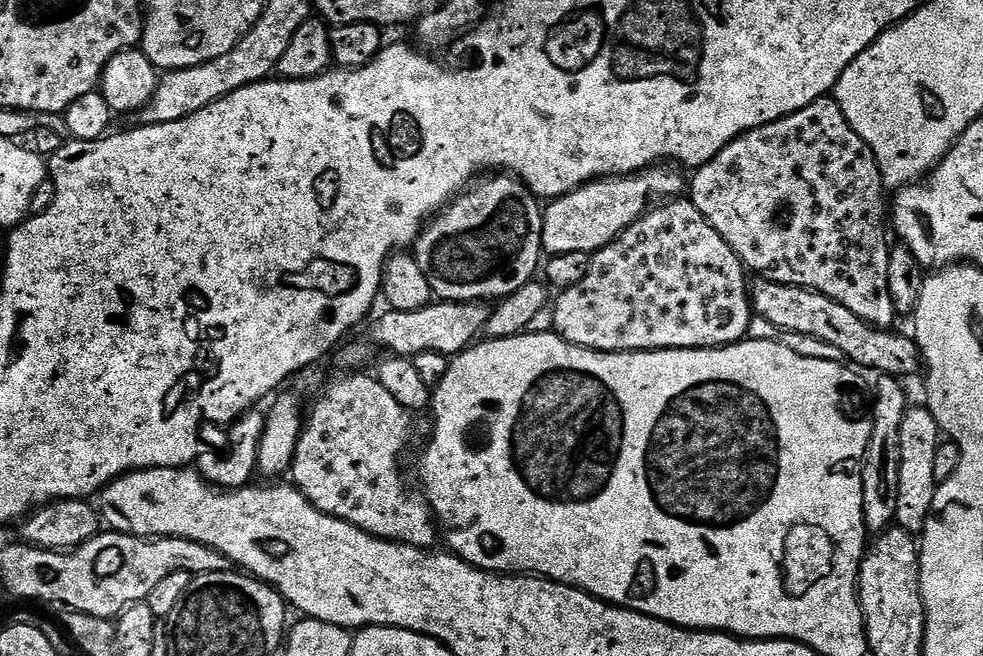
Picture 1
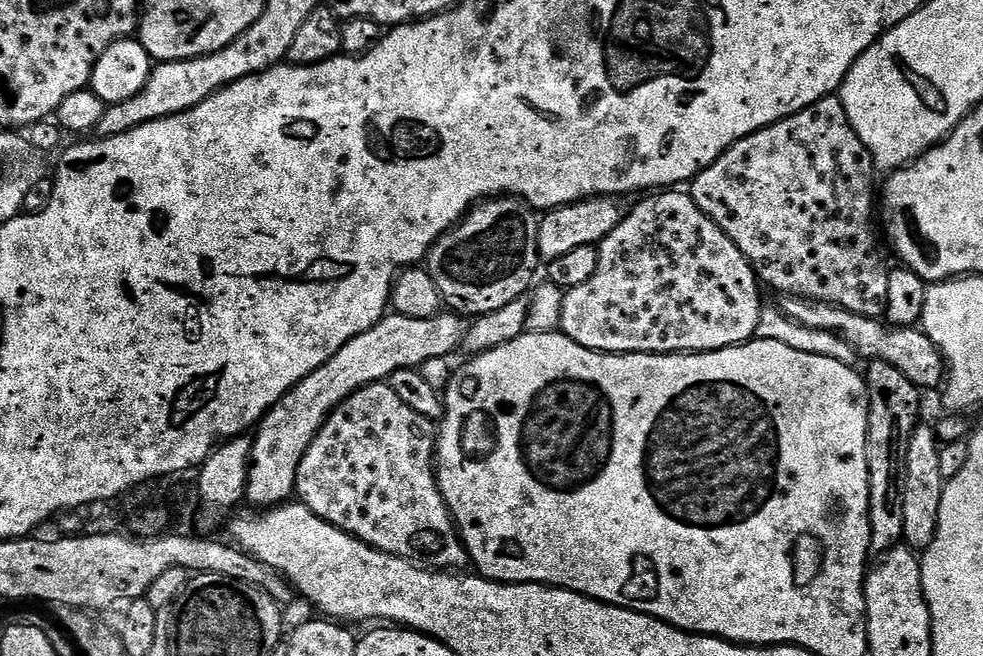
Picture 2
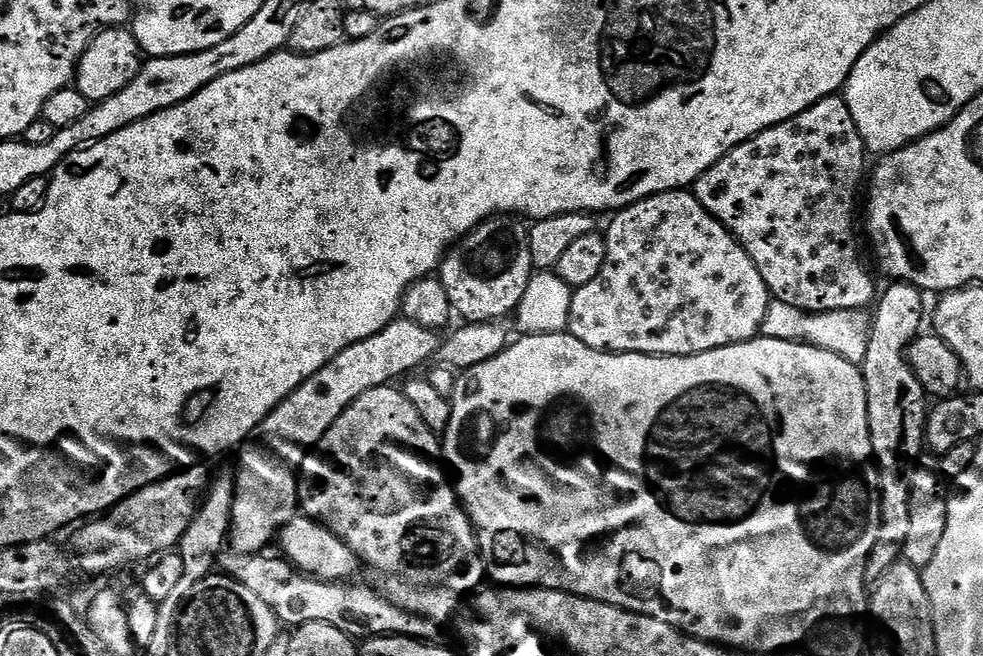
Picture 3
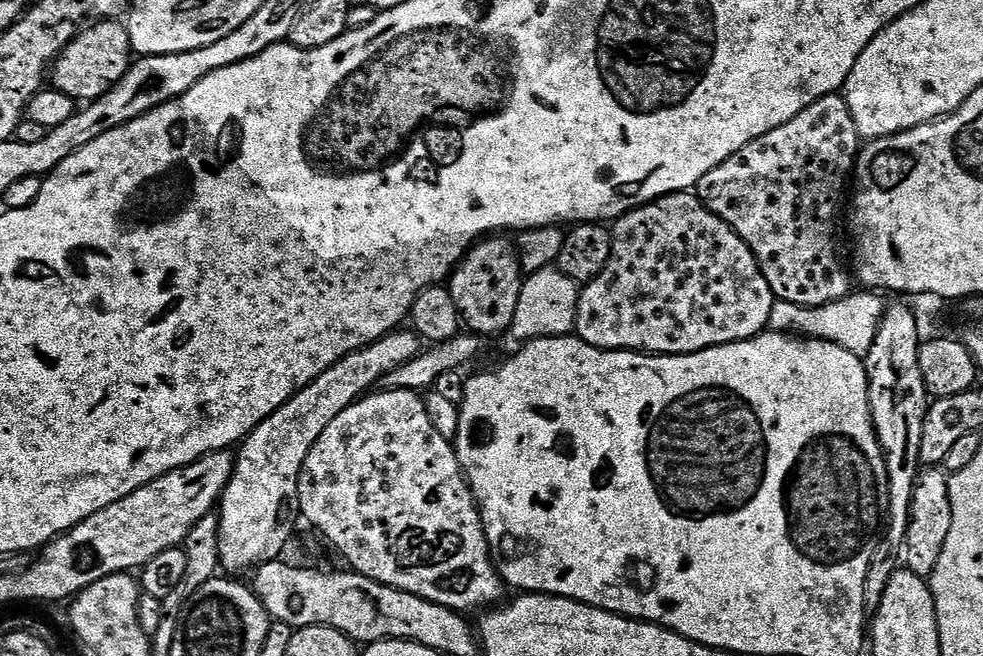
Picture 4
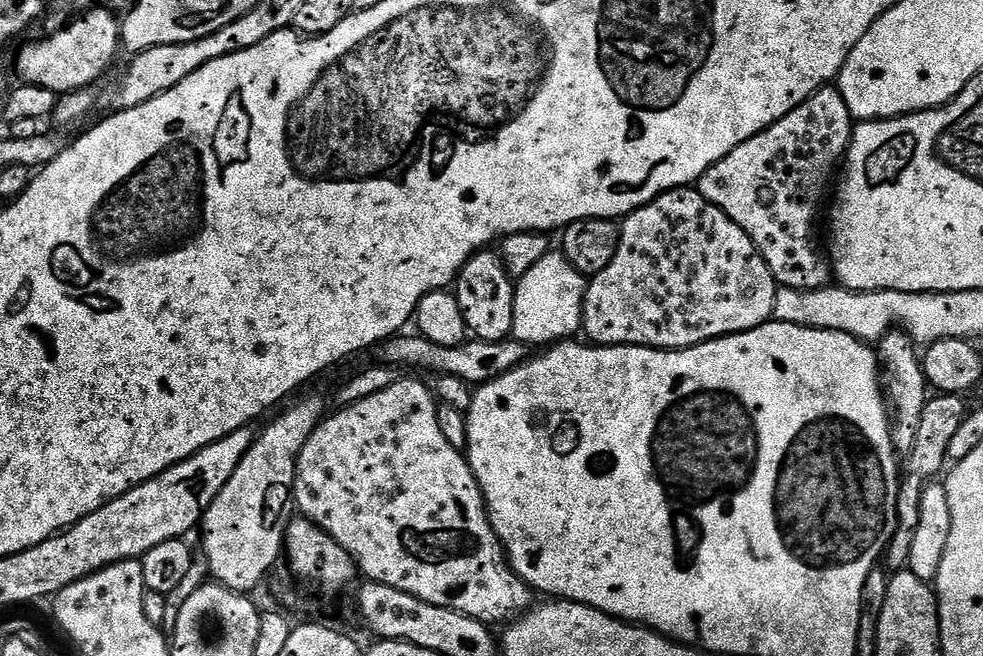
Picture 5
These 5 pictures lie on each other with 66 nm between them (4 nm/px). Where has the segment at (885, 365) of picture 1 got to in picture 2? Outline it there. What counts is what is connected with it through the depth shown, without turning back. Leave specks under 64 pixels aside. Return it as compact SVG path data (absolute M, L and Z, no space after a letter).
M784 296L782 310L794 322L802 326L810 326L814 330L833 332L841 336L853 350L857 357L865 361L885 360L890 366L902 370L910 382L921 390L927 388L939 389L946 380L946 365L940 348L930 342L930 338L919 327L896 326L891 330L883 319L874 316L859 316L845 308L836 308L833 304L823 304L817 300L802 300L798 296Z

